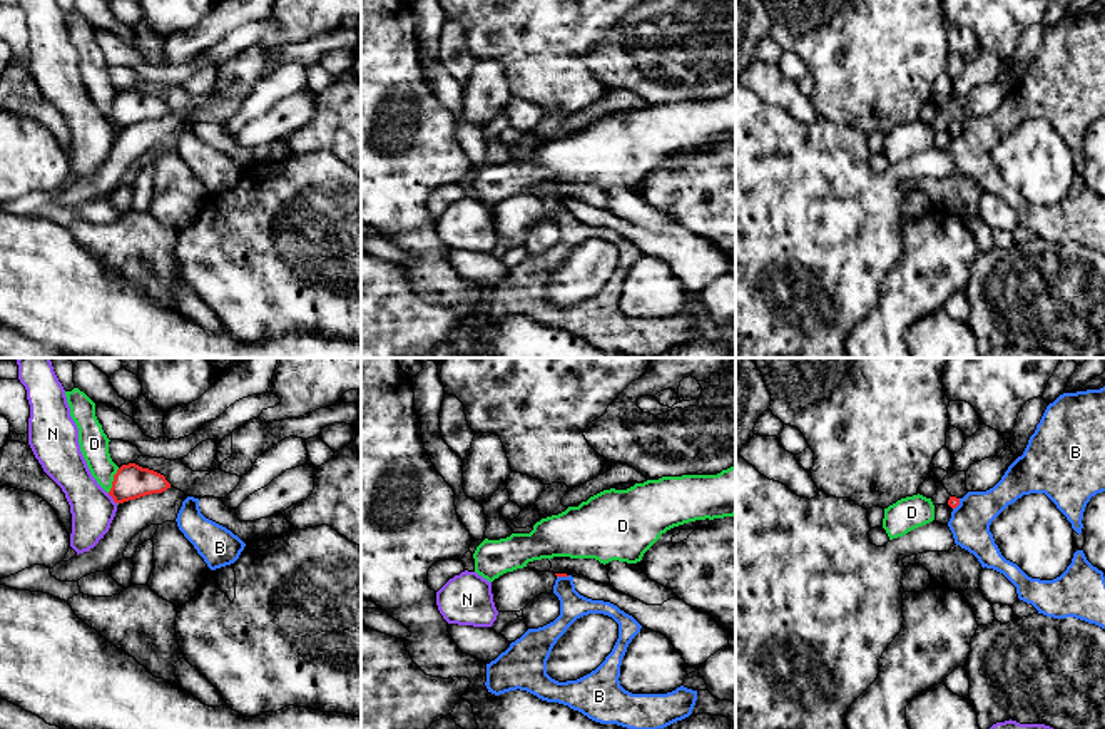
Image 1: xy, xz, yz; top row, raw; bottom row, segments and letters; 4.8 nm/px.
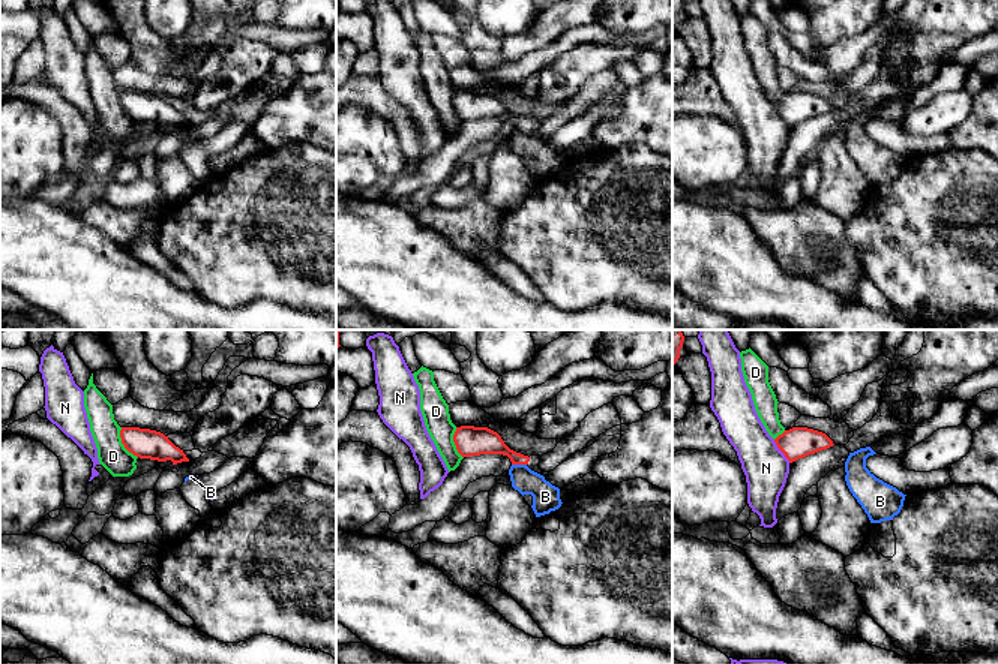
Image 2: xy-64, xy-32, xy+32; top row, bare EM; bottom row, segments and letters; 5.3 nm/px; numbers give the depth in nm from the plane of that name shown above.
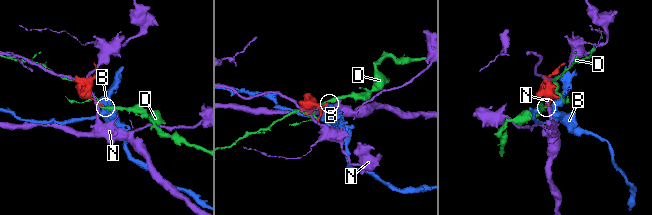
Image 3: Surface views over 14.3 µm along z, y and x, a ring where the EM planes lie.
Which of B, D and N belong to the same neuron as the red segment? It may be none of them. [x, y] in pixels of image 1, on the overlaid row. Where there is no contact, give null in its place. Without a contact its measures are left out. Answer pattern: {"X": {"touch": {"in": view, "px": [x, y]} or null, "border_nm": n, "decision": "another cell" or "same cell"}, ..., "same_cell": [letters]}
{"B": {"touch": {"in": "xz", "px": [562, 576]}, "border_nm": 60, "decision": "another cell"}, "D": {"touch": {"in": "xy", "px": [114, 480]}, "border_nm": 130, "decision": "another cell"}, "N": {"touch": {"in": "xy", "px": [112, 497]}, "border_nm": 70, "decision": "another cell"}, "same_cell": []}

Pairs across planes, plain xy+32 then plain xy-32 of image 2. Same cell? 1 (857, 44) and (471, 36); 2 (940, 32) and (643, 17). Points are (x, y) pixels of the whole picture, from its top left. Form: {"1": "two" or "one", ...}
{"1": "two", "2": "one"}

